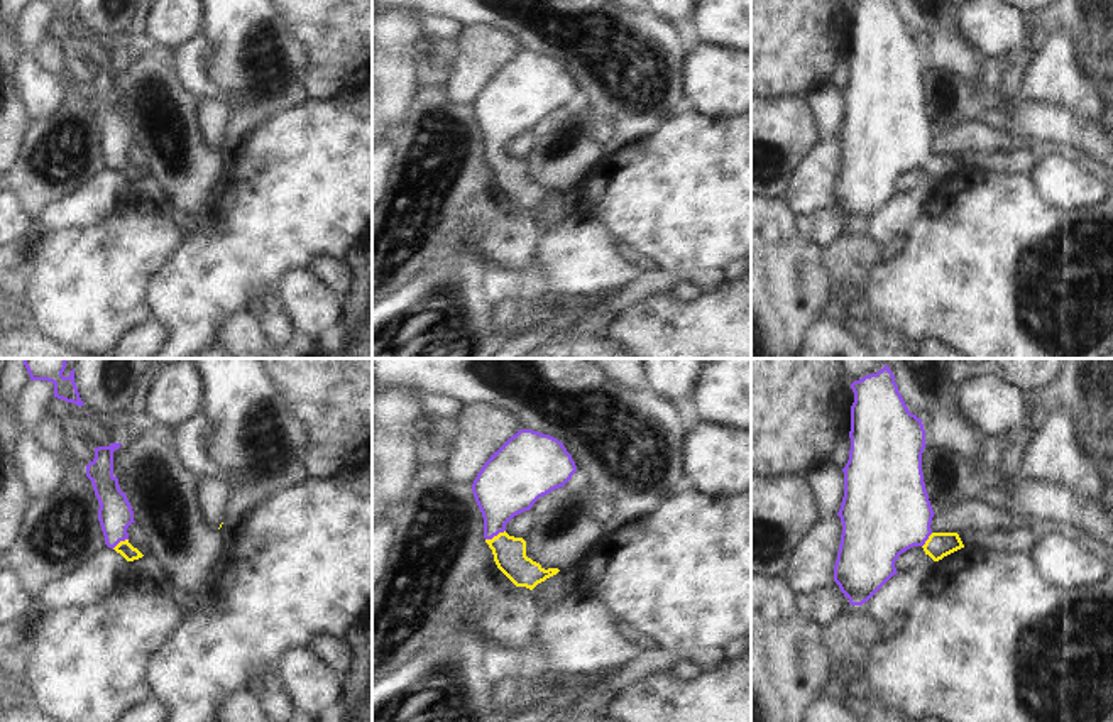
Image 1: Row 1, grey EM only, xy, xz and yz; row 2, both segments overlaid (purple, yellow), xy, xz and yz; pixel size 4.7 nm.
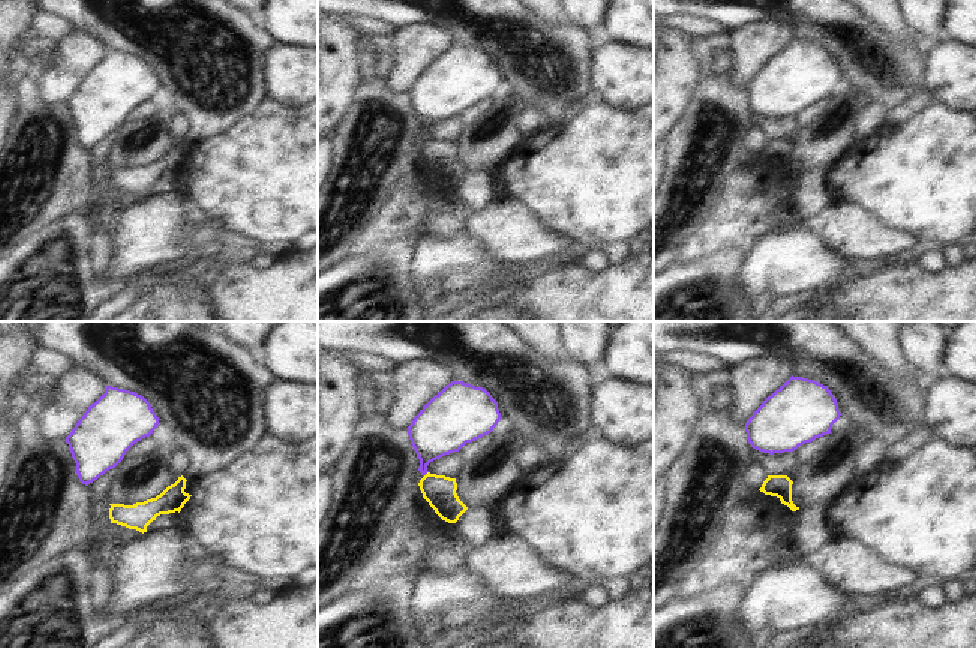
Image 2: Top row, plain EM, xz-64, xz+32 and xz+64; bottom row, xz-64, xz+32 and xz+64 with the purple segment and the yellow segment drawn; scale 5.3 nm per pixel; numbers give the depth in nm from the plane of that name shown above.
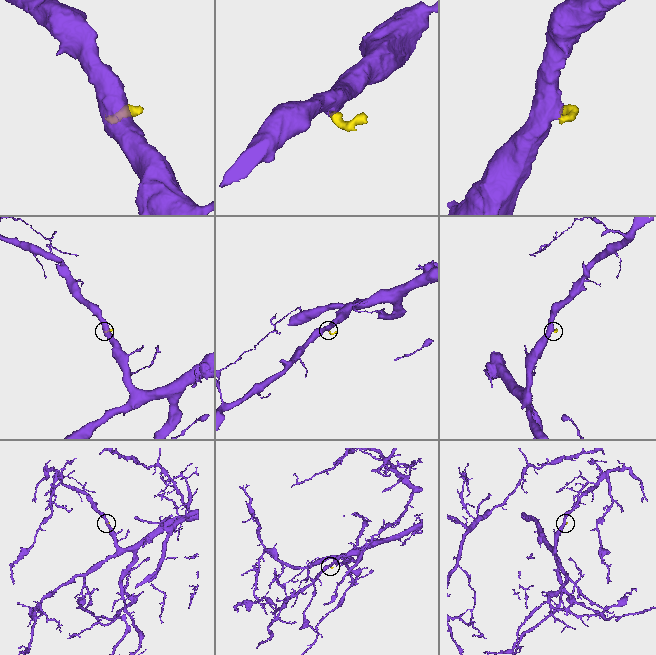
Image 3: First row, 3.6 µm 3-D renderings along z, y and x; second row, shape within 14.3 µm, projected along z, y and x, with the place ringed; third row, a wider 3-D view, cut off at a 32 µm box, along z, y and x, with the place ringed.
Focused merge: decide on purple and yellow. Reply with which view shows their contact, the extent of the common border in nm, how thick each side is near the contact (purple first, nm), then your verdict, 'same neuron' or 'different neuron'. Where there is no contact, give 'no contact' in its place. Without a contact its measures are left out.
xz | 110 nm | 300/160 nm | same neuron

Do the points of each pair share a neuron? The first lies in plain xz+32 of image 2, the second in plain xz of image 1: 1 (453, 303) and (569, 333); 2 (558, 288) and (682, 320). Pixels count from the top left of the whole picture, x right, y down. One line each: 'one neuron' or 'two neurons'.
1: one neuron
2: one neuron

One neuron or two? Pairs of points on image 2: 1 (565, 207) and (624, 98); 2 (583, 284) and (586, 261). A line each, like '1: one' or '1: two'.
1: two
2: two

